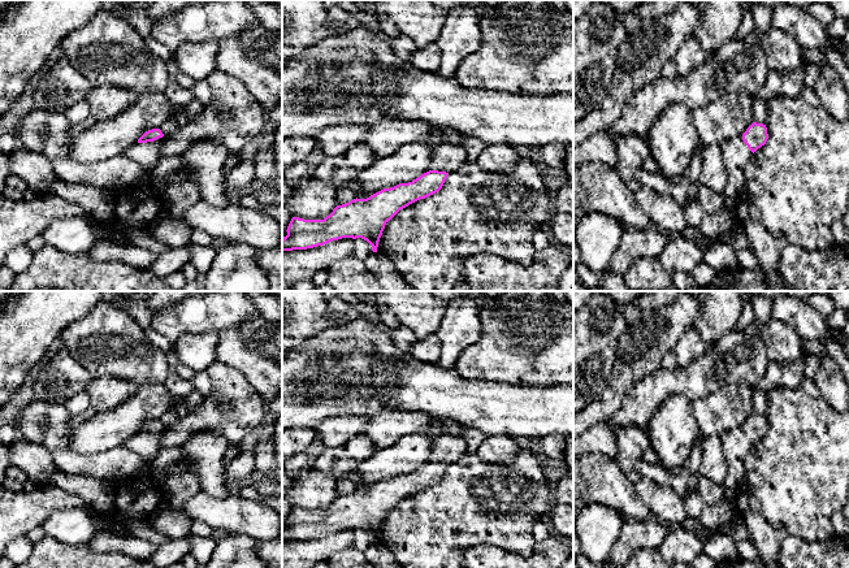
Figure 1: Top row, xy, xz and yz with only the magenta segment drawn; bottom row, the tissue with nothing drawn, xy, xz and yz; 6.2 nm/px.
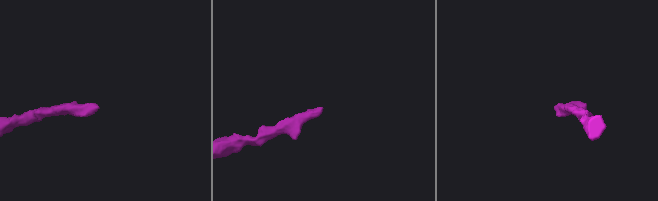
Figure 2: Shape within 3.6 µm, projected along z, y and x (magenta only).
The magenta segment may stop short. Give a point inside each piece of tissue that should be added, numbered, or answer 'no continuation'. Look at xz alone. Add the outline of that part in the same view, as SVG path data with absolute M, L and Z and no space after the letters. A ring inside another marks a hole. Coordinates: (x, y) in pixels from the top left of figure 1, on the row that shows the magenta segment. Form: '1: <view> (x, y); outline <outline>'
1: xz (449, 156); outline M459 135L456 140L446 140L433 155L429 170L452 173L467 162L464 148L465 136Z

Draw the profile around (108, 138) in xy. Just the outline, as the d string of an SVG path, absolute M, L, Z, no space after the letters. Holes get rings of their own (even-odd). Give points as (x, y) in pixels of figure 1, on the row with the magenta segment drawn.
M164 92L139 95L134 104L116 117L96 121L90 129L73 136L72 157L81 164L95 164L125 155L146 131L160 129L172 109Z

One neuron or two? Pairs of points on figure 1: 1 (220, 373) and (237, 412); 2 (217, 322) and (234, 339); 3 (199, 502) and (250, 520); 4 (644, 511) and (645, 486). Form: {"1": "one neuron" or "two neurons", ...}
{"1": "one neuron", "2": "two neurons", "3": "one neuron", "4": "two neurons"}

